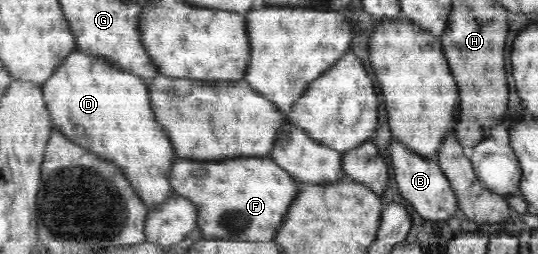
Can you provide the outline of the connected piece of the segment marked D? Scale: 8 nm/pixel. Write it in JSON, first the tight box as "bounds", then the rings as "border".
{"bounds":[40,50,177,209],"border":[[[77,50],[65,57],[64,63],[40,88],[55,130],[82,148],[99,153],[101,159],[113,161],[121,167],[122,174],[147,208],[155,209],[173,196],[171,171],[177,160],[176,150],[173,149],[171,138],[156,119],[146,80],[133,72],[117,69],[102,58]]]}

